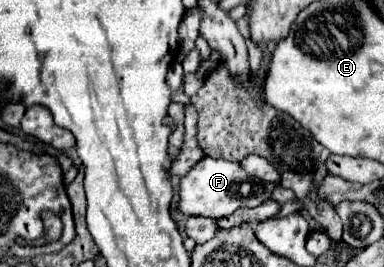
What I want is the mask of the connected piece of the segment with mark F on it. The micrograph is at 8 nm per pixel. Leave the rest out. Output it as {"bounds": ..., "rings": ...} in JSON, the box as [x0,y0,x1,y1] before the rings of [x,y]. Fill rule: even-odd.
{"bounds":[178,156,274,220],"rings":[[[204,156],[180,180],[178,212],[182,212],[184,216],[206,216],[206,218],[220,220],[220,218],[230,216],[238,208],[256,208],[258,204],[262,204],[264,200],[270,198],[272,190],[274,190],[274,184],[250,178],[238,162],[228,162],[228,160],[222,160],[222,158]],[[242,182],[252,182],[248,192],[246,192],[246,198],[240,194]]]}

